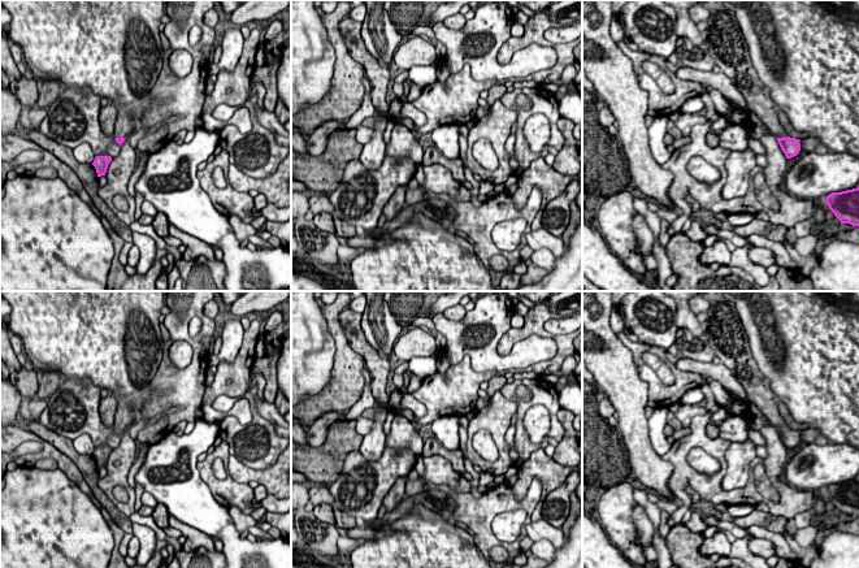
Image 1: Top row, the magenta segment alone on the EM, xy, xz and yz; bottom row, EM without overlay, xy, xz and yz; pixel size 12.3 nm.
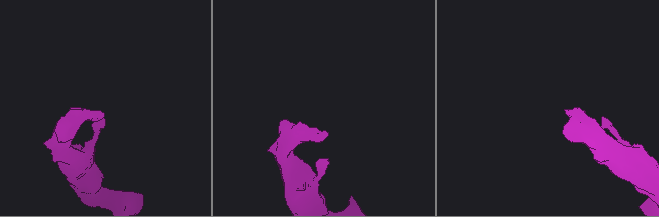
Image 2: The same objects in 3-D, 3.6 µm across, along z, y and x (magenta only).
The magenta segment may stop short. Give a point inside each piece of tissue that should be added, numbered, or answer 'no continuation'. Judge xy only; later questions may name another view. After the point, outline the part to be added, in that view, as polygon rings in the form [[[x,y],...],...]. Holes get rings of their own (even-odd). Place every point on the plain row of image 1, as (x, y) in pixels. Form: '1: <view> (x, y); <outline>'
1: xy (125, 416); [[[118,395],[118,406],[114,419],[114,432],[117,429],[129,429],[138,416],[133,409],[134,396]]]

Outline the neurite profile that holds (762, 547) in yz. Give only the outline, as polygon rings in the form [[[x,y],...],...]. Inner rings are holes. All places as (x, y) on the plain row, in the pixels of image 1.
[[[750,538],[749,539],[749,550],[764,559],[768,559],[771,556],[775,556],[775,546],[771,541],[768,539],[762,539],[762,538]]]

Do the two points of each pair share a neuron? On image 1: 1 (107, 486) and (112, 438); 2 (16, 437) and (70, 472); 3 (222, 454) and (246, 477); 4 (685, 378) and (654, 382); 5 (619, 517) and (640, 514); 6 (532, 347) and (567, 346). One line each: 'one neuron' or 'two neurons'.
1: two neurons
2: one neuron
3: two neurons
4: one neuron
5: two neurons
6: two neurons

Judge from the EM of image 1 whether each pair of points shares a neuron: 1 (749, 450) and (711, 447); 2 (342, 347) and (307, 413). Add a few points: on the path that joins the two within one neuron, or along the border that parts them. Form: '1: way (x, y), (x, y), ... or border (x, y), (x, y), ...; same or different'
1: border (730, 443), (725, 451), (727, 472), (721, 478); different
2: way (342, 364), (342, 381), (324, 399); same

